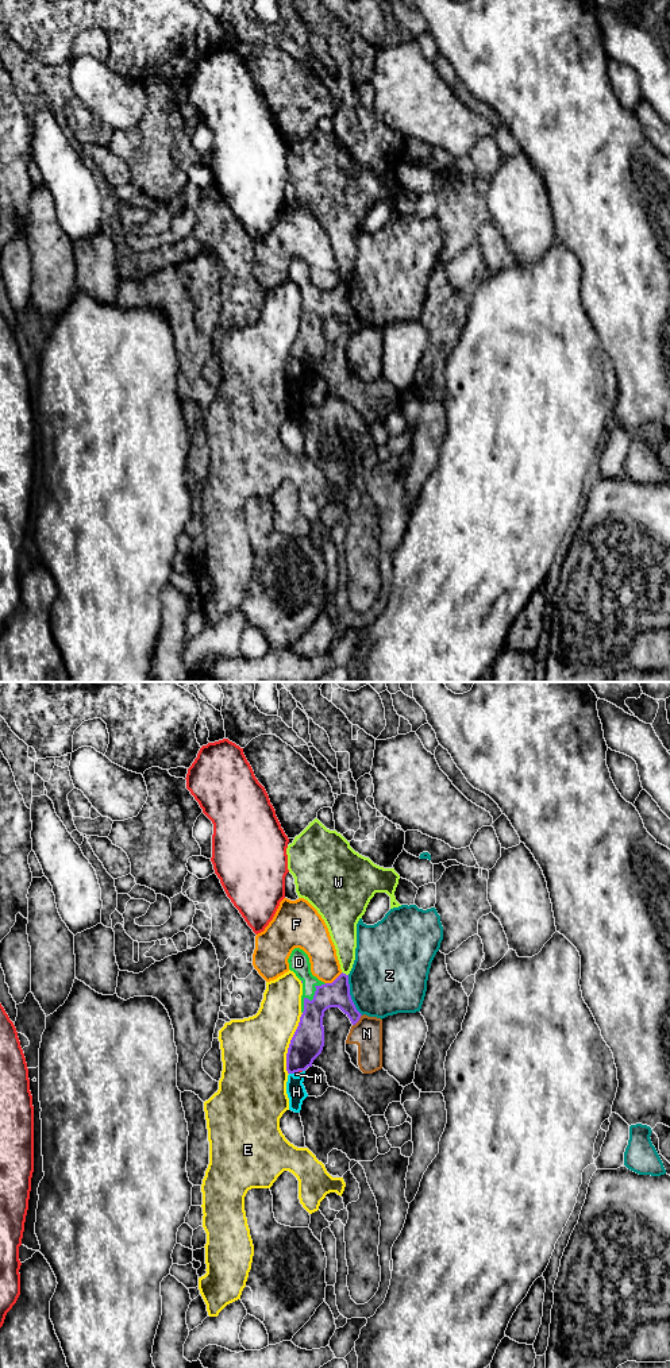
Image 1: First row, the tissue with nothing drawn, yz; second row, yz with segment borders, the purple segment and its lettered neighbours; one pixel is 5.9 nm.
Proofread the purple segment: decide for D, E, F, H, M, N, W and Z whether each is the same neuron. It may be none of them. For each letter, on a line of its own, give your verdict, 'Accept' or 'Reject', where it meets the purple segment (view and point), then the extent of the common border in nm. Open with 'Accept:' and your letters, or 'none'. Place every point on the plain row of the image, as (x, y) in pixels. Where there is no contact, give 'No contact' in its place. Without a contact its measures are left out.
Accept: D
D: Accept. Touches purple at yz (314, 307). Shared border 220 nm
E: Reject. Touches purple at yz (289, 353). Shared border 380 nm
F: Reject. Touches purple at yz (335, 288). Shared border 120 nm
H: Reject. Touches purple at yz (292, 381). Shared border 30 nm
M: Reject. Touches purple at yz (297, 380). Shared border 60 nm
N: Reject. Touches purple at yz (358, 328). Shared border 90 nm
W: Reject. Touches purple at yz (345, 282). Shared border 50 nm
Z: Reject. Touches purple at yz (350, 304). Shared border 260 nm

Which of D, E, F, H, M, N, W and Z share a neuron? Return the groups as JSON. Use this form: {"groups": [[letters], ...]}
{"groups": [["D"], ["E"], ["F"], ["H", "N"], ["M"], ["W"], ["Z"]]}

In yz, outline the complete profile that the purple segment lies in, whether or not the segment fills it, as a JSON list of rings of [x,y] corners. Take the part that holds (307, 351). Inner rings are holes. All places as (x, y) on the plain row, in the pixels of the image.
[[[294,257],[288,267],[289,278],[303,290],[301,325],[290,348],[286,362],[286,379],[294,382],[312,375],[313,369],[324,355],[324,320],[339,316],[355,334],[361,321],[357,319],[351,304],[349,284],[340,282],[332,292],[319,289],[311,281],[308,263]]]

